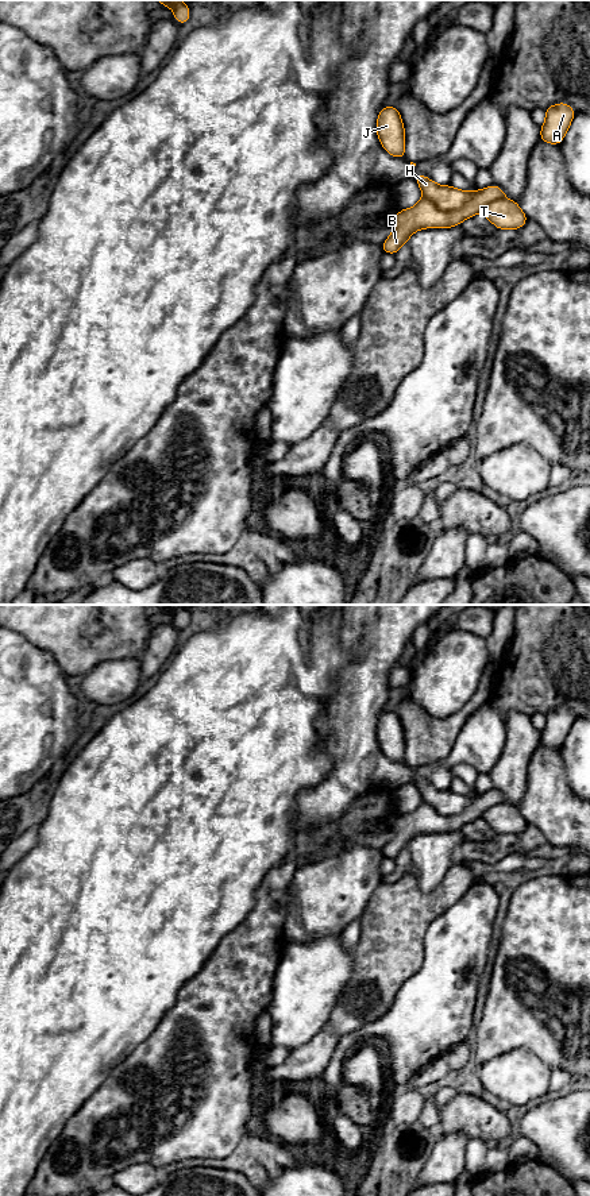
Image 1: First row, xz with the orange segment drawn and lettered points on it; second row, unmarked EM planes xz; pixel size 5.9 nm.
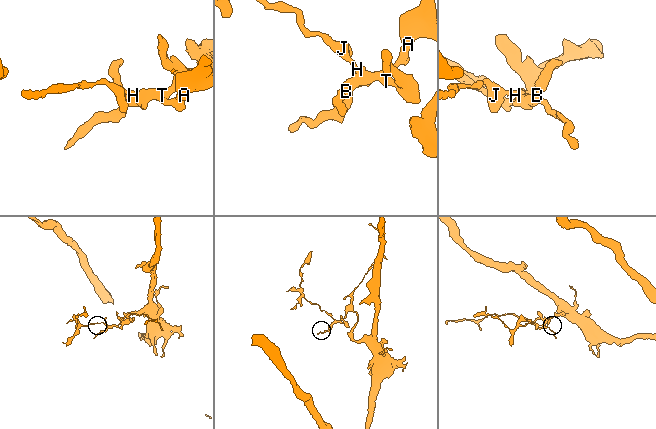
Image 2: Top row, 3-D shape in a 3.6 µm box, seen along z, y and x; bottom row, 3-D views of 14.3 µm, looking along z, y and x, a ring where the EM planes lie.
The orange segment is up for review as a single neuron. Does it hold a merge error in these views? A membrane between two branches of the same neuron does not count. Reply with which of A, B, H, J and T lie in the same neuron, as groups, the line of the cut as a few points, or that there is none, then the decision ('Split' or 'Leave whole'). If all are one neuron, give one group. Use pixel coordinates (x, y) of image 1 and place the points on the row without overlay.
Groups: A B / H J T. Split along xz (474, 795), (461, 811), (452, 816), (439, 814), (424, 801). Split

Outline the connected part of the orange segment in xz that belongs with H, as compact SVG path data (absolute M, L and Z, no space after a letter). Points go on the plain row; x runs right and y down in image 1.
M420 778L416 779L413 784L420 790L423 800L431 805L441 815L458 815L473 802L473 796L455 794L450 790L437 790Z

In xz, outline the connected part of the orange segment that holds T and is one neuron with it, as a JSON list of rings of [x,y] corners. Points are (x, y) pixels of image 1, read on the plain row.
[[[506,803],[489,807],[482,814],[482,818],[485,818],[489,826],[498,834],[518,834],[529,825],[517,806]]]

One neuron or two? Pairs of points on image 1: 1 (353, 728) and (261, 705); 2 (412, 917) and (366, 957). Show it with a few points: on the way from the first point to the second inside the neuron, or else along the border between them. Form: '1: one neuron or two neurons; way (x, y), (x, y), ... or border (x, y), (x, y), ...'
1: two neurons; border (334, 691), (316, 721), (324, 749)
2: one neuron; way (401, 928), (377, 952)

